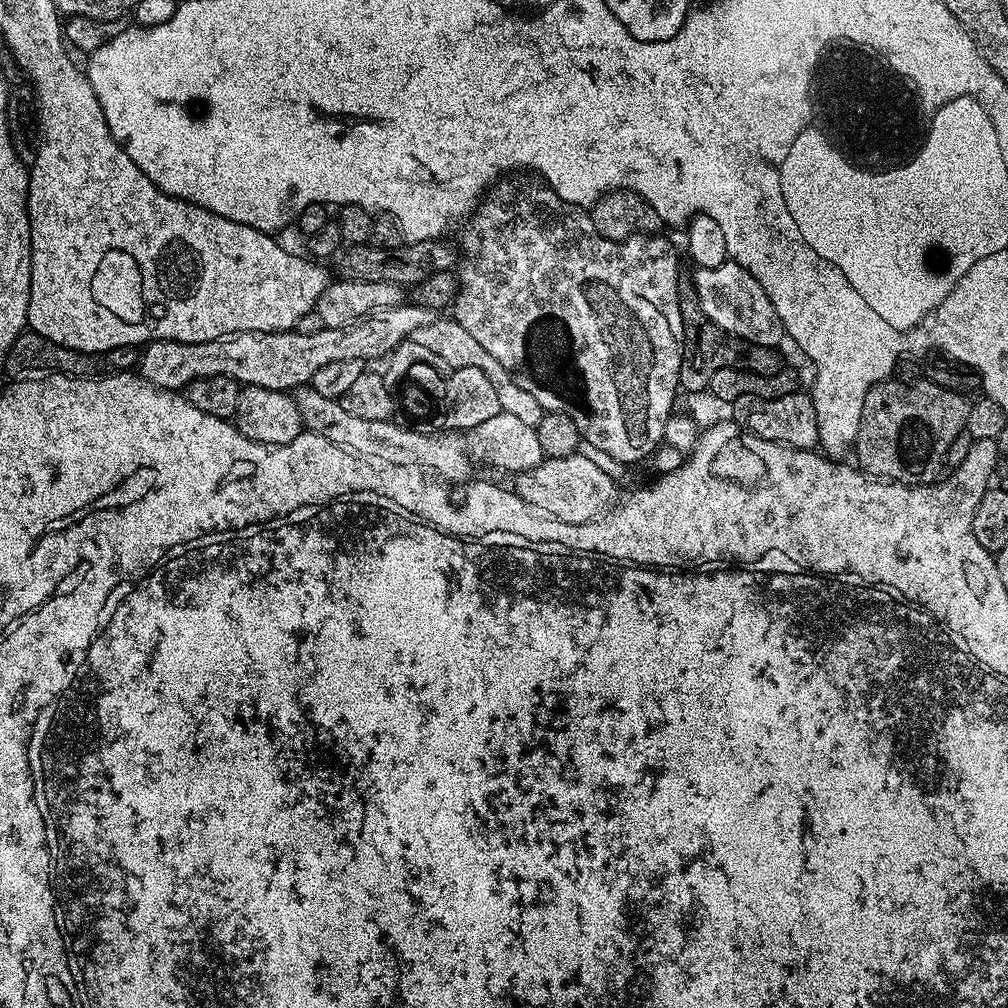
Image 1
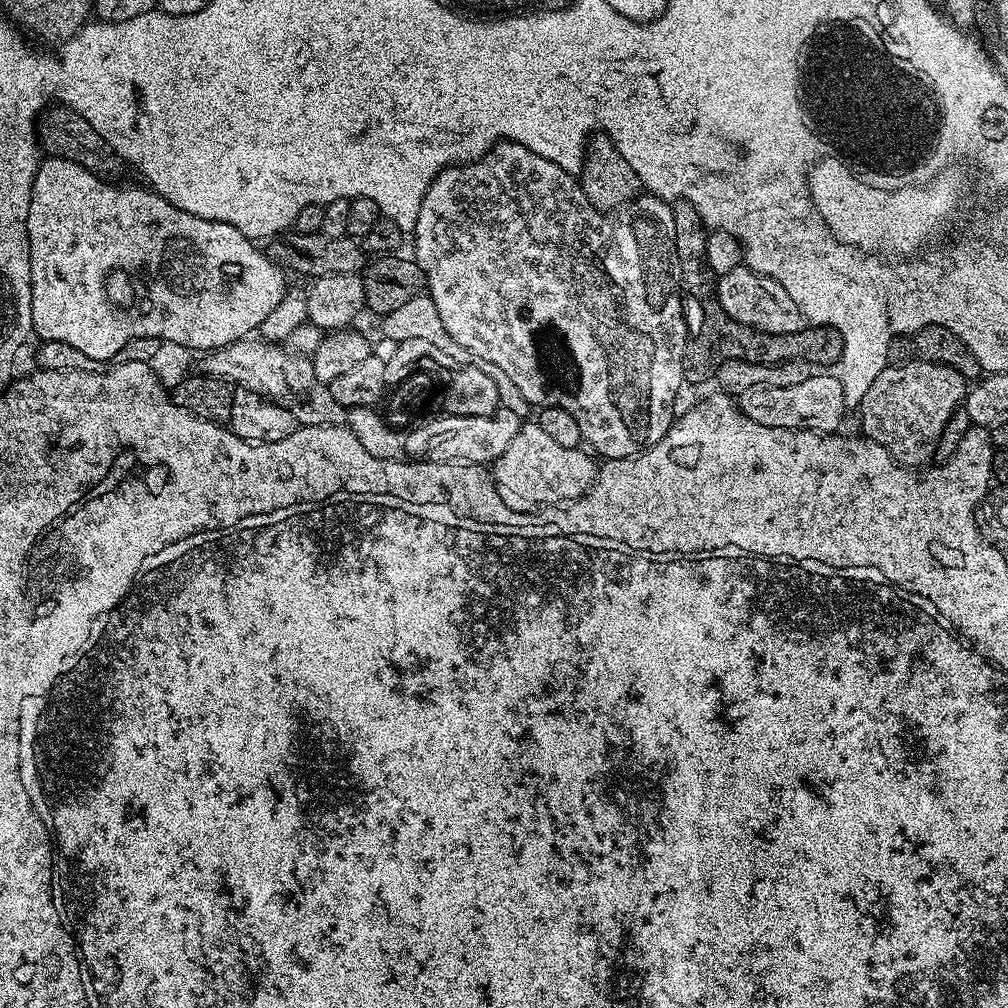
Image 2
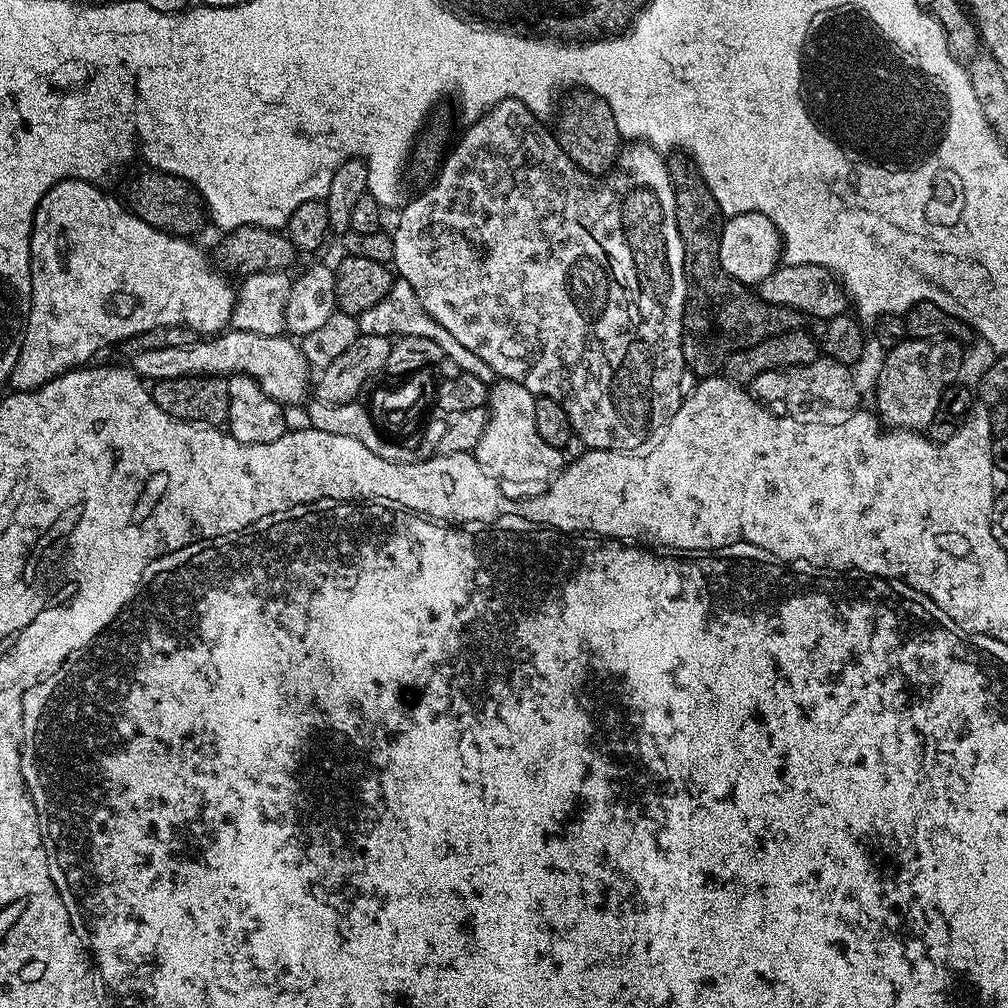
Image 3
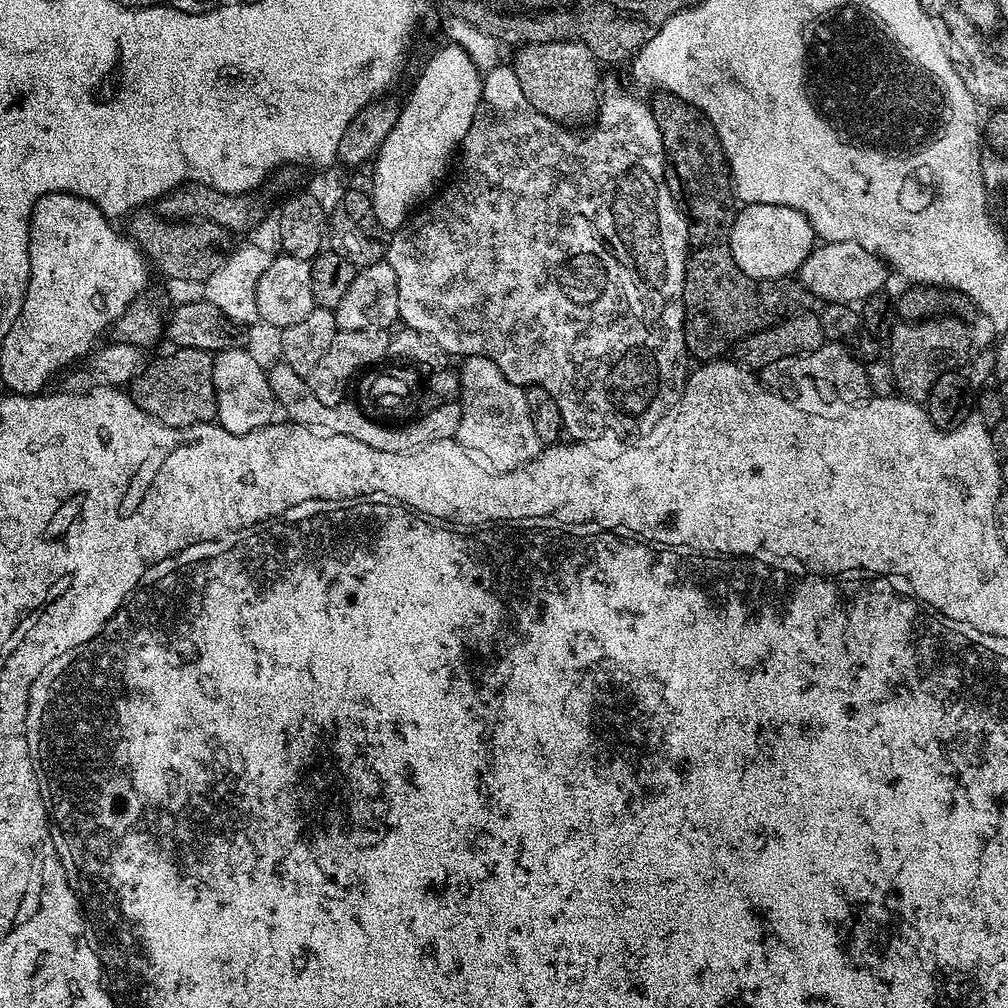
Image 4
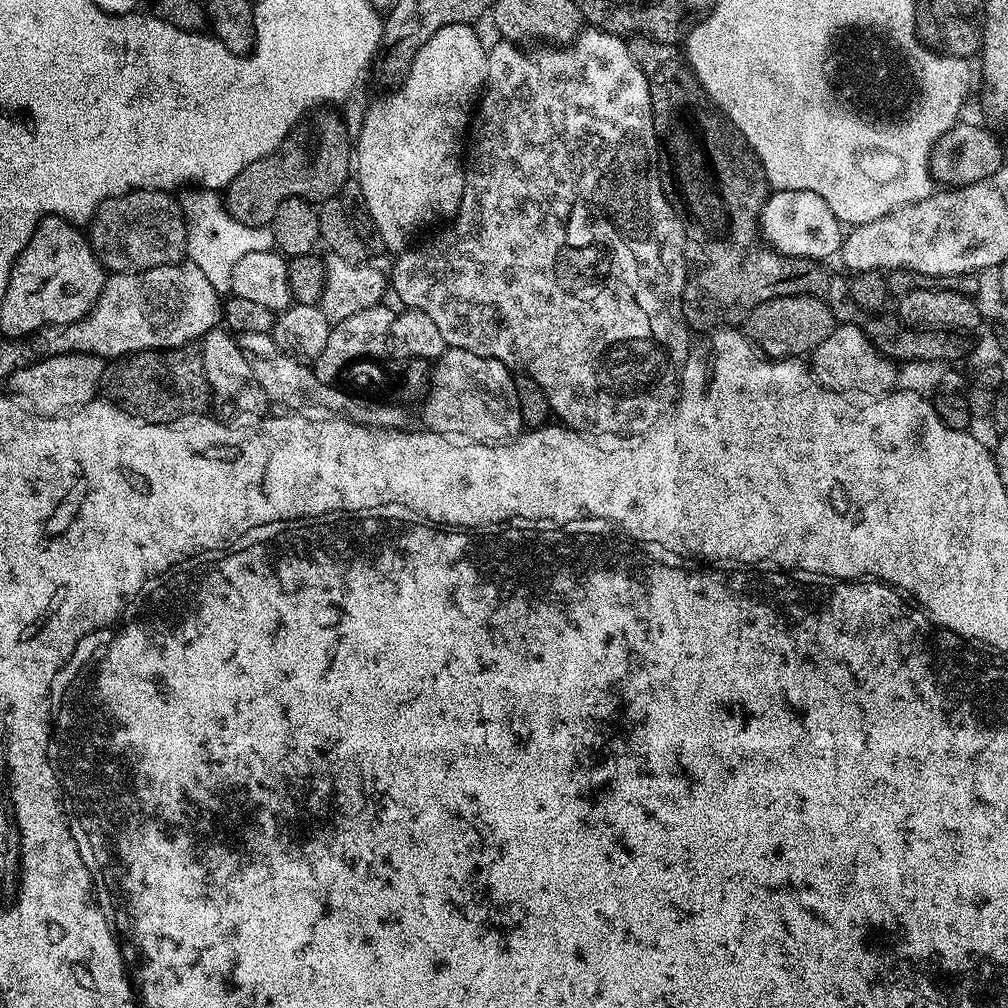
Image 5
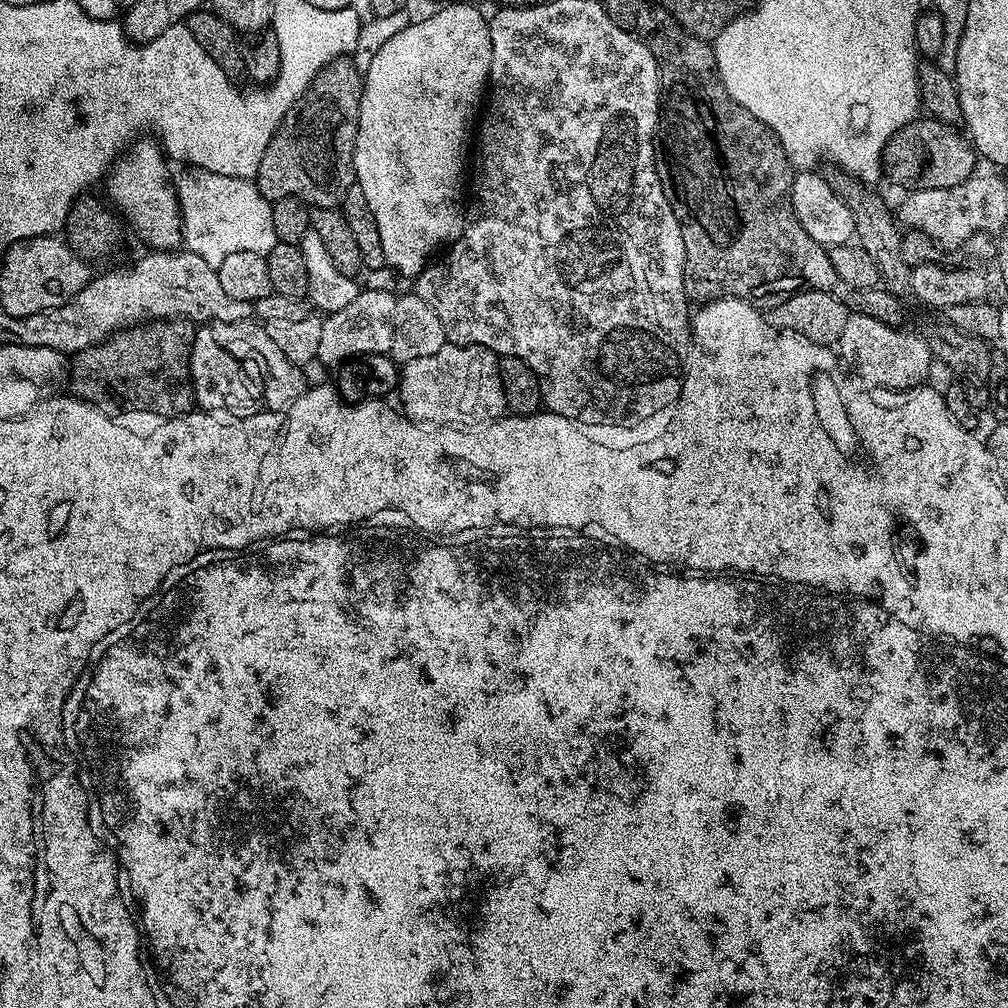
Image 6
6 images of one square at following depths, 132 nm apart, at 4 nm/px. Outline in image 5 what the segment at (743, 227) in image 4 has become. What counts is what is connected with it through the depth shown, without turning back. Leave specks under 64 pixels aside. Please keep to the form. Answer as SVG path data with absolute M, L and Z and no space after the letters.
M810 190L773 191L760 212L758 232L763 243L781 256L797 256L807 260L827 261L827 256L835 257L842 243L840 219L830 210L830 206L818 194Z

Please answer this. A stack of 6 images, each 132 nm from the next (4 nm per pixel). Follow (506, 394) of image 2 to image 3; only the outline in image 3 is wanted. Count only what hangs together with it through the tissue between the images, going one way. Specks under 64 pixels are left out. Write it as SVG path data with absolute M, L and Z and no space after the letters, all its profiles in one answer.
M397 279L392 285L390 294L386 294L386 298L382 298L382 302L370 306L370 310L366 310L358 319L360 331L365 336L430 338L430 342L438 342L438 346L442 346L442 350L446 350L449 361L453 365L456 363L460 372L474 374L474 378L482 378L482 382L489 386L495 384L498 379L496 372L490 370L490 365L484 359L478 358L478 354L473 354L467 346L462 346L462 342L456 341L447 330L442 330L442 326L438 326L438 322L430 314L426 314L426 306L422 306L422 302L418 300L418 294L414 294L414 286L410 286L410 282Z

